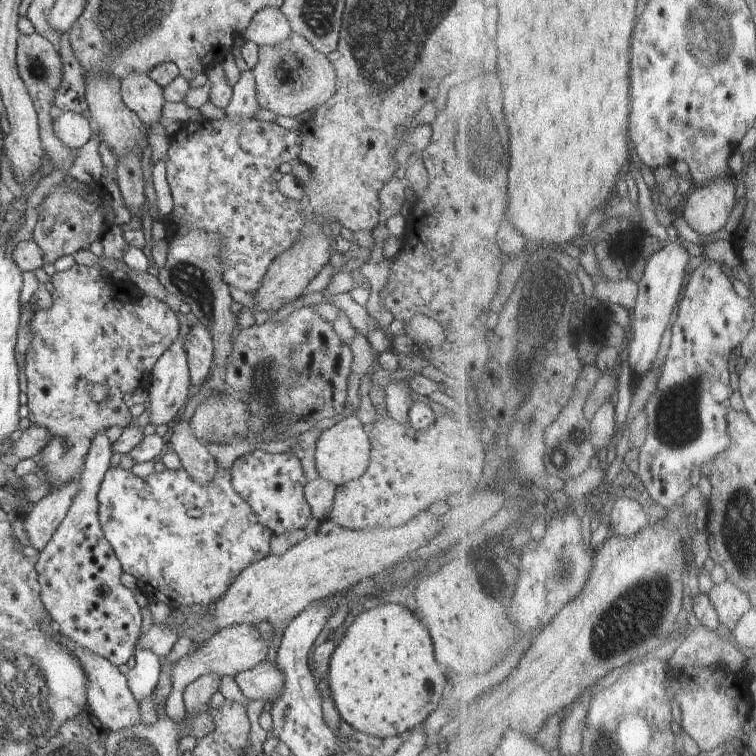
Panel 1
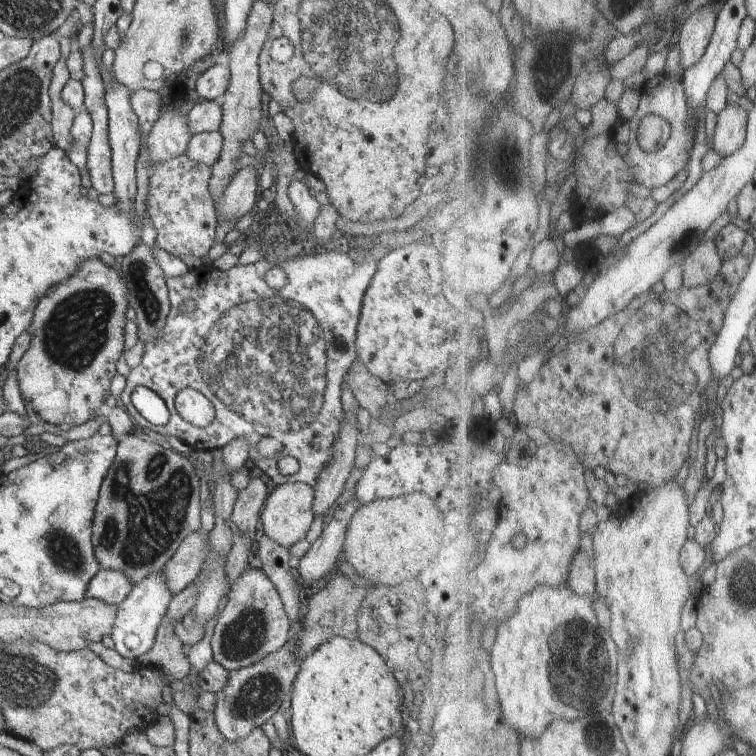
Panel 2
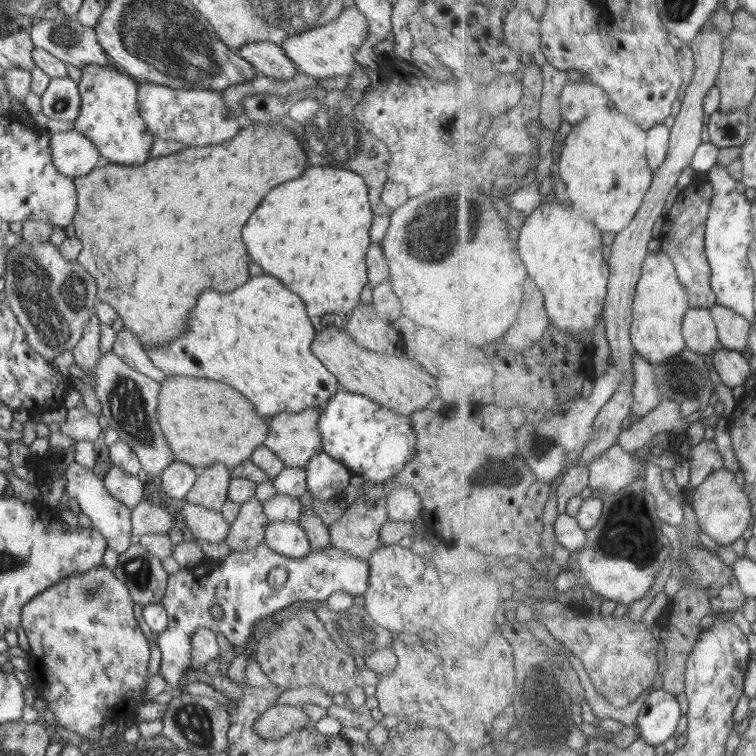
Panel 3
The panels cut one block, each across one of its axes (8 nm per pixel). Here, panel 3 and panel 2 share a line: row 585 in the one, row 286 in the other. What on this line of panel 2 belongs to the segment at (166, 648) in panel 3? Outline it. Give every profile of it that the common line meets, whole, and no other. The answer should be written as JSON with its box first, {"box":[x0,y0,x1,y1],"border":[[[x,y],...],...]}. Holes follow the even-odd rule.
{"box":[120,245,378,488],"border":[[[359,245],[354,247],[342,248],[340,246],[330,246],[325,252],[321,254],[310,254],[305,256],[298,256],[298,258],[291,258],[291,254],[275,254],[269,258],[256,261],[247,266],[233,266],[228,270],[222,271],[214,266],[205,265],[188,270],[186,274],[178,276],[178,278],[165,278],[168,289],[169,298],[169,313],[165,320],[164,334],[160,335],[160,340],[156,344],[148,344],[145,348],[140,364],[132,369],[126,377],[126,385],[120,394],[122,404],[130,413],[136,425],[146,427],[148,430],[154,430],[160,434],[167,435],[172,438],[179,438],[188,446],[193,447],[194,451],[210,450],[214,448],[224,448],[230,444],[237,436],[241,436],[248,442],[250,450],[248,452],[250,460],[256,464],[265,479],[269,482],[274,481],[277,486],[290,483],[302,482],[309,484],[312,488],[318,484],[318,476],[320,472],[328,466],[328,462],[332,462],[332,444],[336,442],[340,430],[342,430],[342,420],[344,420],[345,413],[343,412],[340,396],[342,396],[342,383],[344,377],[347,376],[348,369],[353,364],[353,361],[358,358],[355,347],[355,340],[357,338],[357,324],[360,316],[360,308],[363,301],[364,293],[376,272],[378,262],[372,257],[372,254]],[[364,256],[364,262],[358,264],[354,262],[356,258]],[[273,264],[279,264],[282,270],[288,276],[288,282],[284,288],[274,290],[266,284],[266,270],[270,270]],[[192,298],[196,304],[196,308],[188,314],[180,312],[180,306],[184,300]],[[136,386],[146,386],[153,390],[168,407],[171,414],[169,423],[164,426],[156,426],[148,422],[146,418],[142,417],[140,412],[134,408],[132,404],[132,392]],[[292,412],[310,412],[310,416],[284,416],[284,414],[292,414]],[[281,456],[293,456],[298,460],[299,470],[292,475],[282,475],[277,468],[277,459]]]}

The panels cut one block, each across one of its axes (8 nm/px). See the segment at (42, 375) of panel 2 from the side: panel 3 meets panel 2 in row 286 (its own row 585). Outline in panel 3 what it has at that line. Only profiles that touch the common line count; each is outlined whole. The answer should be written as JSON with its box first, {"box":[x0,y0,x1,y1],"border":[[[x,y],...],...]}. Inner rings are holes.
{"box":[21,563,149,743],"border":[[[102,563],[79,576],[68,575],[29,600],[21,612],[21,625],[30,644],[30,656],[40,662],[44,680],[42,696],[47,700],[59,728],[64,727],[92,743],[101,736],[104,722],[117,719],[124,708],[132,714],[146,699],[149,641],[134,617],[135,602],[126,585]]]}

